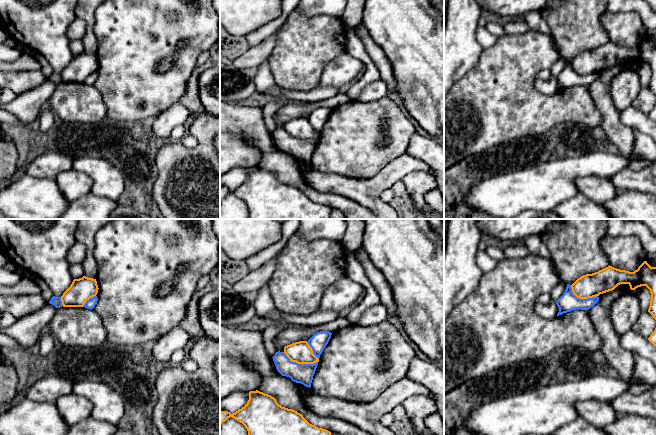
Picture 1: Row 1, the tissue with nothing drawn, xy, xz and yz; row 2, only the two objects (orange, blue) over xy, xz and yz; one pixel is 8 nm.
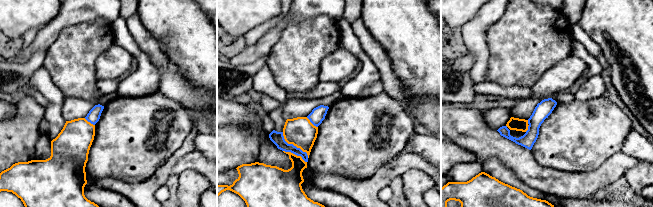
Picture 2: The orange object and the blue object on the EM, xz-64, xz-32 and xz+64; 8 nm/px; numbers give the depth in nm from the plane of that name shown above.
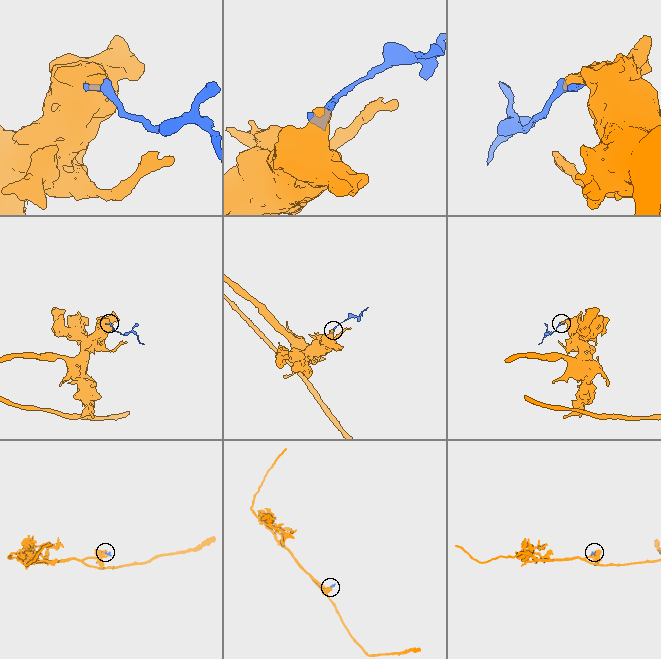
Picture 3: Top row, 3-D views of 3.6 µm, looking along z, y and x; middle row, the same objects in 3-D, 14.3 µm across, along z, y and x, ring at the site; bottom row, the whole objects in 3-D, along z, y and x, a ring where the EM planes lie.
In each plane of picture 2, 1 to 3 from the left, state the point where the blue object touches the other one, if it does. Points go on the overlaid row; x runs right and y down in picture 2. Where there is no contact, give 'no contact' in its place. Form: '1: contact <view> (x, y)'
1: contact xz-64 (89, 122)
2: contact xz-32 (294, 145)
3: contact xz+64 (527, 128)

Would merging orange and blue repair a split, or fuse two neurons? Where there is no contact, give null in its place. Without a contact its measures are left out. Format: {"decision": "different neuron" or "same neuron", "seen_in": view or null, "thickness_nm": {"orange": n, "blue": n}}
{"decision": "different neuron", "seen_in": "xz", "thickness_nm": {"orange": 180, "blue": 150}}

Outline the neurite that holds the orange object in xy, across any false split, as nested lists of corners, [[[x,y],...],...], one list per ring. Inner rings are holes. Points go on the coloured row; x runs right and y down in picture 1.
[[[83,276],[74,279],[70,287],[61,296],[63,307],[83,307],[87,300],[98,293],[96,279]]]

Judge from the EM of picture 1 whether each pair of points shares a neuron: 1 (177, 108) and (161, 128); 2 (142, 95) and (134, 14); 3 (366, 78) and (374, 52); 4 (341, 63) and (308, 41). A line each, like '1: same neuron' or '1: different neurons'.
1: same neuron
2: same neuron
3: different neurons
4: different neurons

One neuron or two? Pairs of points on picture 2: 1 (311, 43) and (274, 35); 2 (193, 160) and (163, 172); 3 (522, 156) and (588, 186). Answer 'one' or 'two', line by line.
1: two
2: two
3: one

